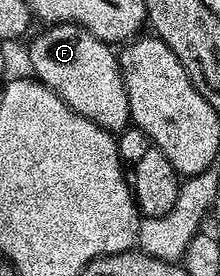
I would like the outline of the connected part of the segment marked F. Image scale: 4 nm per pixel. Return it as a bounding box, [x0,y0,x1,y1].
[29,23,131,133]

